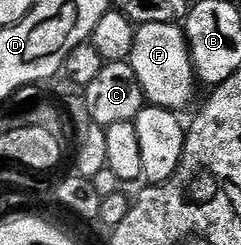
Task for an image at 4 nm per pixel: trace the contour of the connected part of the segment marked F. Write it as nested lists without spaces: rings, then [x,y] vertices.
[[[151,22],[140,25],[135,46],[127,62],[143,86],[146,101],[154,108],[182,110],[192,102],[193,95],[199,89],[197,74],[193,71],[193,59],[189,53],[189,41],[186,40],[184,27],[180,23]]]

